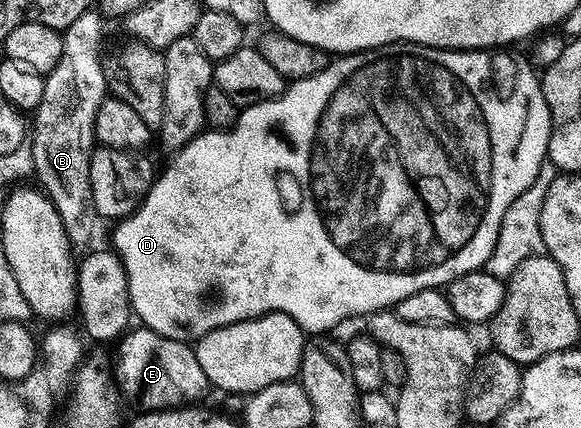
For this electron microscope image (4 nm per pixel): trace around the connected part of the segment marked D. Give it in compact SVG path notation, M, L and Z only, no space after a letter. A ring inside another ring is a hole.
M401 43L398 45L383 45L377 49L364 49L360 53L340 55L329 60L327 67L318 71L318 75L310 75L301 81L291 82L285 88L281 97L241 108L232 128L201 131L193 141L186 143L181 149L175 150L171 154L172 162L161 173L159 170L158 176L153 180L144 200L131 213L115 222L116 230L112 233L110 245L120 257L122 267L126 271L128 294L130 295L135 320L143 328L154 331L166 339L191 342L193 339L205 337L212 329L226 327L230 323L248 321L251 317L261 317L263 313L285 313L290 315L290 319L298 322L305 334L324 335L332 331L332 328L339 321L344 321L347 317L356 317L359 313L367 315L391 310L399 301L406 299L406 295L414 295L414 291L440 289L462 275L483 270L494 251L494 243L498 239L498 231L502 223L502 215L506 215L506 207L510 207L510 203L514 203L514 199L518 199L518 195L522 195L522 191L526 191L526 187L530 187L530 183L534 183L538 171L546 163L548 140L552 130L552 116L546 107L546 99L540 86L541 78L538 73L535 73L537 70L535 68L532 68L533 70L512 69L512 57L508 53L511 52L489 51L487 49L425 49L422 45Z

